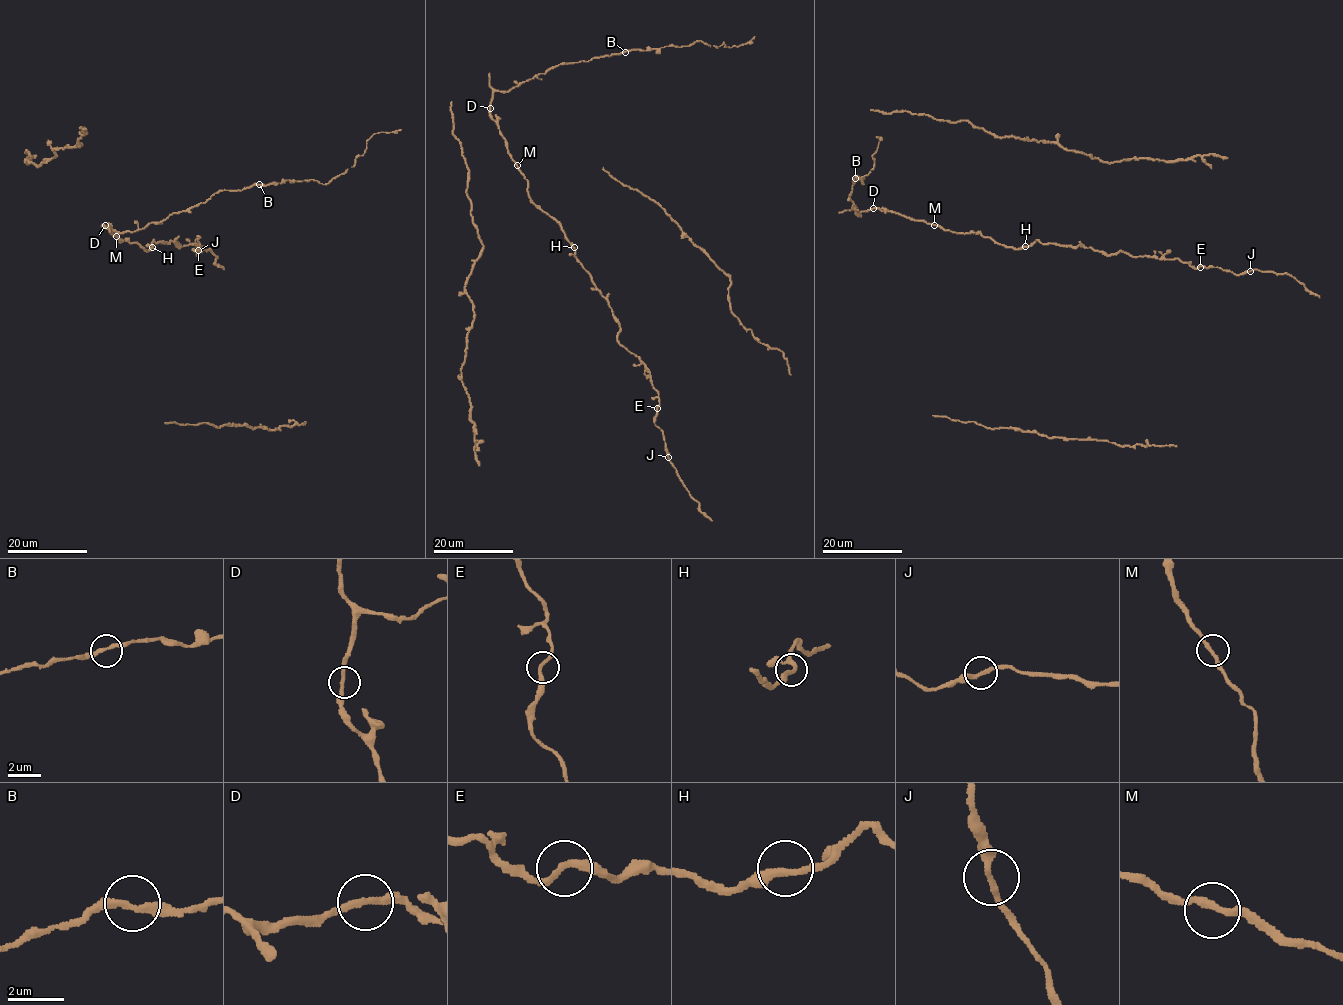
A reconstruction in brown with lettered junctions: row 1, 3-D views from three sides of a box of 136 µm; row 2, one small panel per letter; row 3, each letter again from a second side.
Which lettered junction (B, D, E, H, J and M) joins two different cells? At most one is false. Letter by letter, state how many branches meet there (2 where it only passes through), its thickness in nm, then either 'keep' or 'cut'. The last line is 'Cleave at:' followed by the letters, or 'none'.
B: 2 | 240 nm | keep
D: 2 | 240 nm | keep
E: 2 | 240 nm | keep
H: 2 | 240 nm | keep
J: 2 | 240 nm | cut
M: 2 | 240 nm | keep
Cleave at: J

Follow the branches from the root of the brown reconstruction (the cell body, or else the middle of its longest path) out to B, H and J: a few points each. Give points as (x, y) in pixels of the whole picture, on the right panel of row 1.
B: (934, 224), (878, 208), (861, 211), (857, 213), (861, 216), (858, 216), (849, 198), (855, 178)
H: (934, 224), (950, 232), (979, 233), (1013, 248), (1025, 246)
J: (934, 224), (979, 233), (1013, 248), (1039, 240), (1107, 255), (1123, 251), (1177, 259), (1236, 274), (1250, 271)

